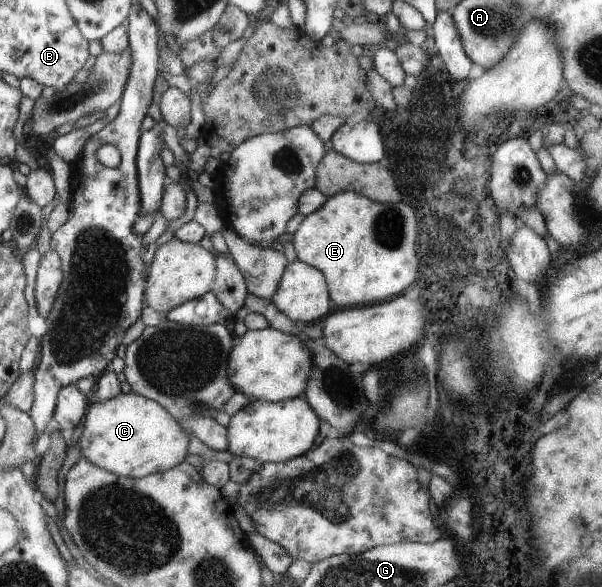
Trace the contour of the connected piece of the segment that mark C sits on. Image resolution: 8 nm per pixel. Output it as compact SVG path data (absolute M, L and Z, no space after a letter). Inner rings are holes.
M120 392L106 401L91 399L78 443L82 457L118 476L143 478L184 462L188 435L181 422L157 401L134 392Z

